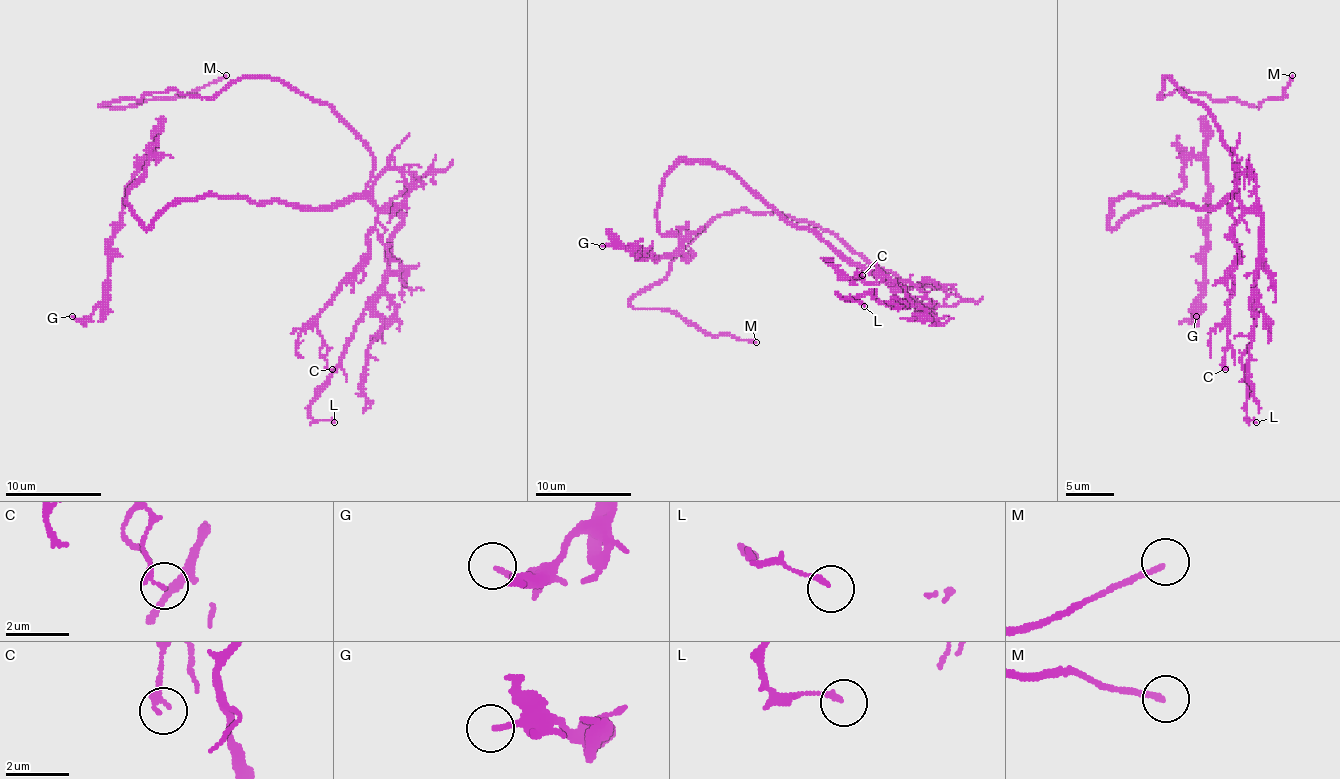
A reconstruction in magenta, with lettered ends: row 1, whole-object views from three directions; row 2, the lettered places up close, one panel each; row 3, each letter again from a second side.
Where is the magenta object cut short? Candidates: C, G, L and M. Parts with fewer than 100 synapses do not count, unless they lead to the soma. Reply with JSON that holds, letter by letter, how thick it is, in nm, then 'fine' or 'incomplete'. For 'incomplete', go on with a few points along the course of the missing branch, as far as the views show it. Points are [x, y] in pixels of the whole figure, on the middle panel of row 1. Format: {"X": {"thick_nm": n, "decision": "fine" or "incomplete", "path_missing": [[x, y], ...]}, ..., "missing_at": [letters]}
{"C": {"thick_nm": 140, "decision": "fine"}, "G": {"thick_nm": 150, "decision": "fine"}, "L": {"thick_nm": 140, "decision": "fine"}, "M": {"thick_nm": 160, "decision": "incomplete", "path_missing": [[756, 342], [768, 352], [792, 388], [814, 405]]}, "missing_at": ["M"]}

